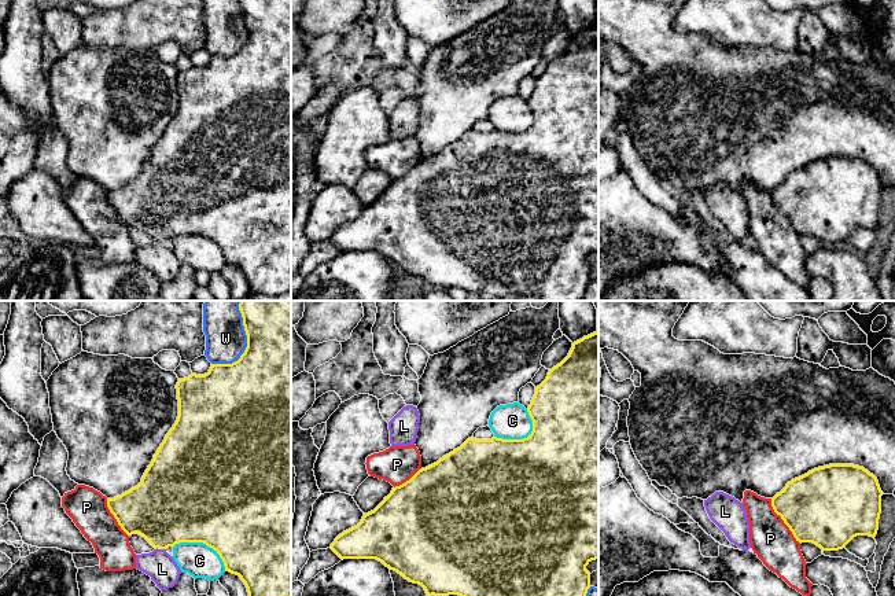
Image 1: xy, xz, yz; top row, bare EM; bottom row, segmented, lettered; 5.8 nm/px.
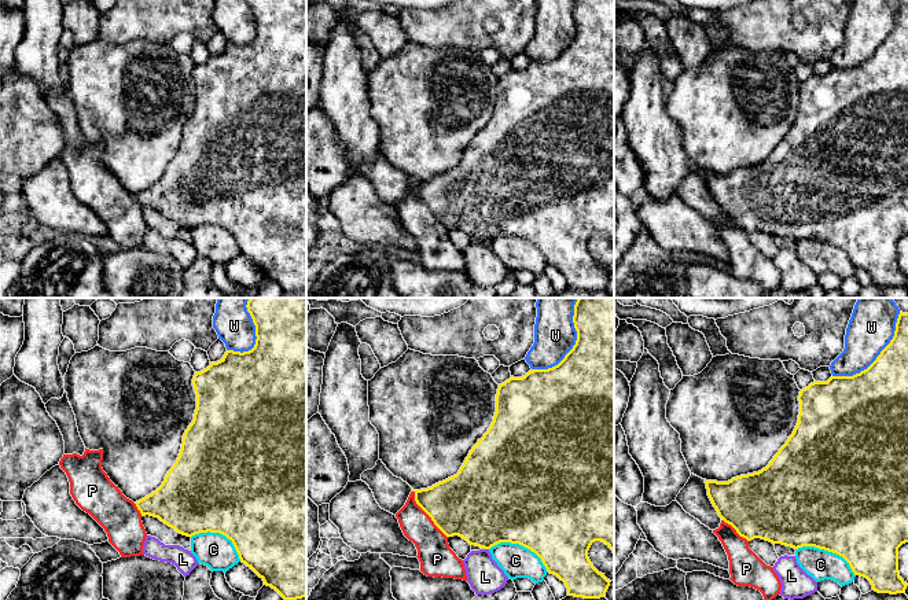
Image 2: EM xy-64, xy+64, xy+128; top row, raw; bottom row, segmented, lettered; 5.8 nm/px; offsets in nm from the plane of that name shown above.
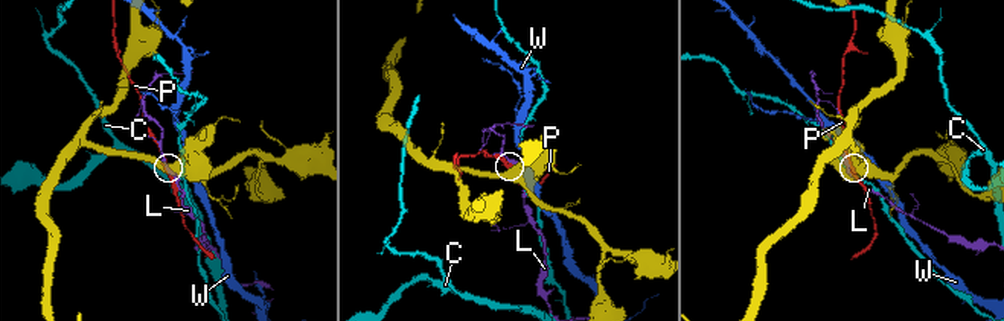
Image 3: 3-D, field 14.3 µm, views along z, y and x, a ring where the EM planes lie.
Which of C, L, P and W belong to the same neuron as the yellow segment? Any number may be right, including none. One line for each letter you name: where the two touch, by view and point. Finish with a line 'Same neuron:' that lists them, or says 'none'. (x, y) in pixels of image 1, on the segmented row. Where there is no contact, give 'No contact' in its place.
Same neuron: none

